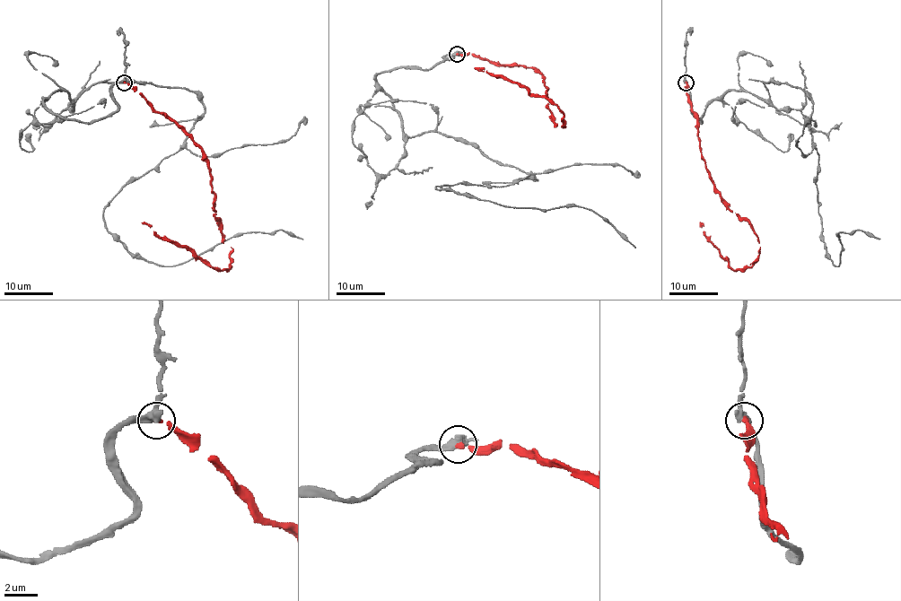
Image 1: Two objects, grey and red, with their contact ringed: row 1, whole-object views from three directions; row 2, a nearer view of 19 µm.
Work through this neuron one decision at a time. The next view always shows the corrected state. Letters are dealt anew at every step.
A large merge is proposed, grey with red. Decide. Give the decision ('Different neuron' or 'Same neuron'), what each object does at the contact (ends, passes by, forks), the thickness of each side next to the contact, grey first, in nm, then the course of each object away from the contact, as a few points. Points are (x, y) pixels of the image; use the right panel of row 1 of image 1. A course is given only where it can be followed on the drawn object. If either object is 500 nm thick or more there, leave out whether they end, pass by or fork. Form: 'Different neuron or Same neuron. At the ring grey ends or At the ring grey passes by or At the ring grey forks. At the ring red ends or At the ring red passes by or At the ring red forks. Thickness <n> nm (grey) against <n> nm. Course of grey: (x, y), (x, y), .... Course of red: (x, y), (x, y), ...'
Same neuron. At the ring grey passes by. At the ring red ends. Thickness 400 nm (grey) against 240 nm. Course of grey: (686, 82), (701, 122), (732, 91), (805, 91), (826, 254), (840, 265), (840, 231), (879, 239). Course of red: (686, 82), (701, 158), (713, 188), (732, 213), (749, 223), (760, 247), (756, 258), (732, 269), (700, 222)

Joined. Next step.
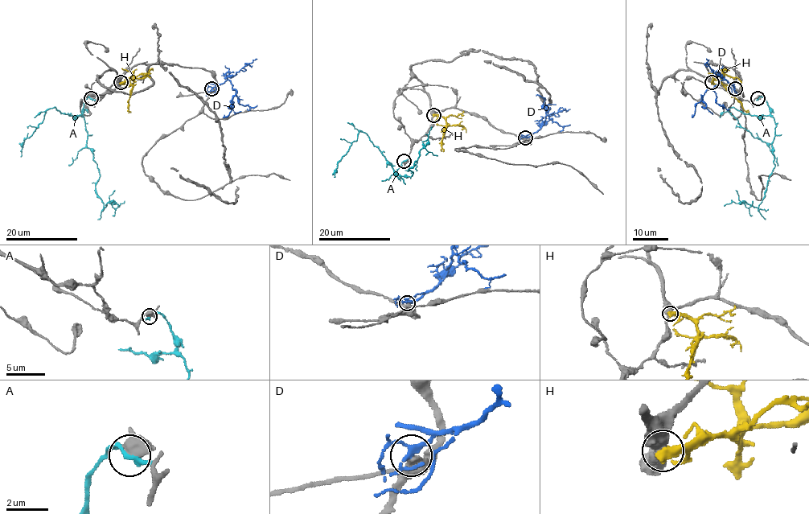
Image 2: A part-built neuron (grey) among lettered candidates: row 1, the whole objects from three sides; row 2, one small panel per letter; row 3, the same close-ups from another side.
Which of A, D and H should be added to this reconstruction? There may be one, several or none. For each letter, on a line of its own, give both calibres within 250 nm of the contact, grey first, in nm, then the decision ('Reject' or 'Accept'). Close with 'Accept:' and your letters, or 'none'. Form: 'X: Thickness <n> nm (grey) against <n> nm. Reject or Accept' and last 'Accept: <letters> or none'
A: Thickness 700 nm (grey) against 220 nm. Reject
D: Thickness 440 nm (grey) against 170 nm. Reject
H: Thickness 440 nm (grey) against 550 nm. Reject
Accept: none

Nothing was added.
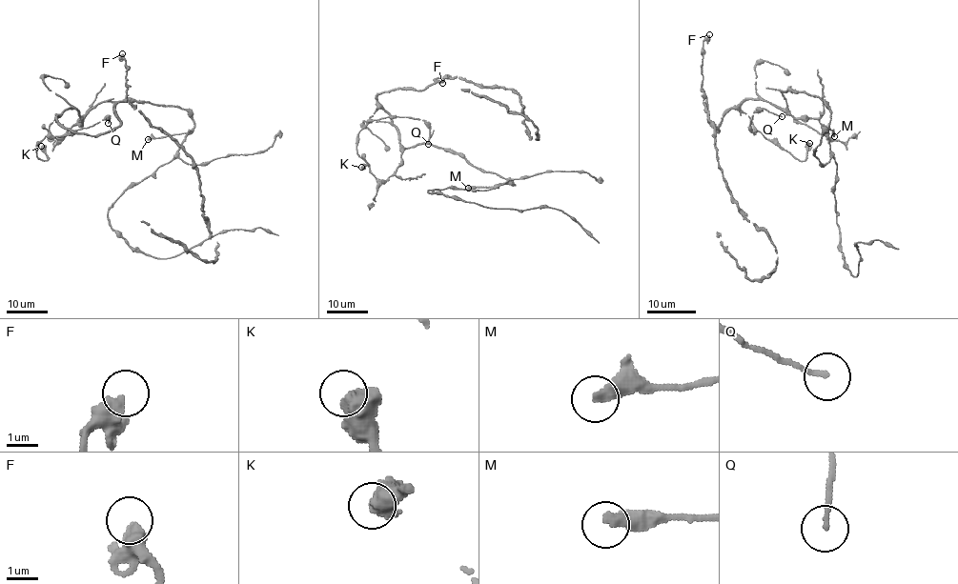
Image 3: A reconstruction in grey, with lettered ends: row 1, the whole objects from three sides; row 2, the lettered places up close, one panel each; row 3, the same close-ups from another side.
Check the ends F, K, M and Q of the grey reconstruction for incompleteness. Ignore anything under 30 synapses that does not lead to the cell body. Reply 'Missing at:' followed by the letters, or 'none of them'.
Missing at: F

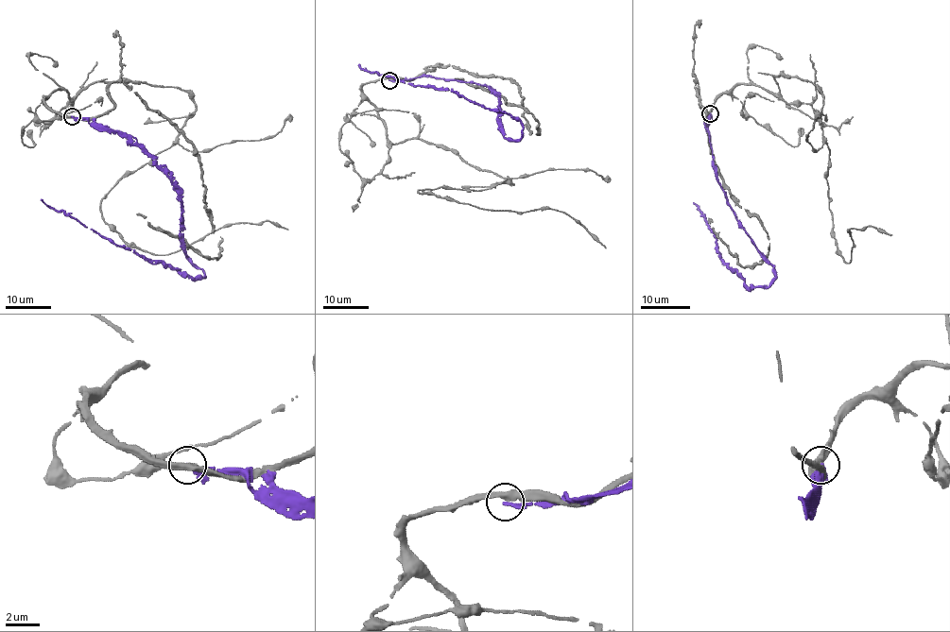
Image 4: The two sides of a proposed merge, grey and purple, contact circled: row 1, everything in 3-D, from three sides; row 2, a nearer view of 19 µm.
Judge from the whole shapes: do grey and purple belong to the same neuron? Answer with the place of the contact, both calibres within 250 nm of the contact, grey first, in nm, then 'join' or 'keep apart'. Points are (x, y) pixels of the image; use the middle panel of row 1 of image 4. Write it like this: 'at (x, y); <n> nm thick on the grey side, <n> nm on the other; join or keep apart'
at (389, 80); 380 nm thick on the grey side, 280 nm on the other; keep apart

